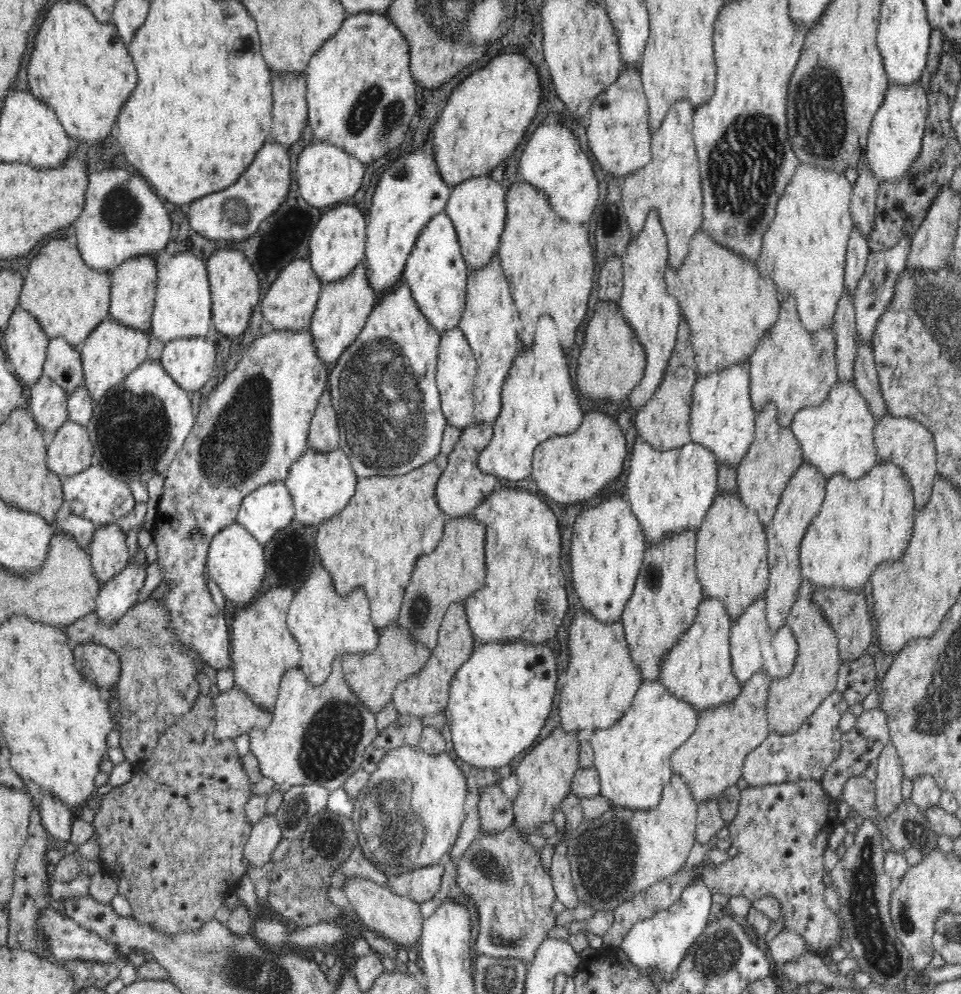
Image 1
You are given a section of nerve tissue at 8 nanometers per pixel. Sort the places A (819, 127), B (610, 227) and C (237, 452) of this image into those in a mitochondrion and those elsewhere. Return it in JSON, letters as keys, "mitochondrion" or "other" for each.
{"A":"mitochondrion","B":"mitochondrion","C":"mitochondrion"}

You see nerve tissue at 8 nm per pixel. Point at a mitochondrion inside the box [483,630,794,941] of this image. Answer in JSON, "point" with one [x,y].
{"point":[606,855]}

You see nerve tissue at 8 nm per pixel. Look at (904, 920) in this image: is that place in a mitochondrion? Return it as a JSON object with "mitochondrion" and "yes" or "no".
{"mitochondrion":"yes"}

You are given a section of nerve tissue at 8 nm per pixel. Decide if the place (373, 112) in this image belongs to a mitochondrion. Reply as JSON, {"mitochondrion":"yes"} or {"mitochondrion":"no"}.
{"mitochondrion":"yes"}

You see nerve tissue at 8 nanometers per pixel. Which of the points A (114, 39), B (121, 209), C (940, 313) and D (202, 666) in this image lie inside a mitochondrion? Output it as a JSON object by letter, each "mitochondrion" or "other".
{"A":"other","B":"mitochondrion","C":"mitochondrion","D":"other"}

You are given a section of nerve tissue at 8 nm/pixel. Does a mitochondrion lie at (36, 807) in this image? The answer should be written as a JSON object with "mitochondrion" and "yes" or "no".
{"mitochondrion":"no"}

